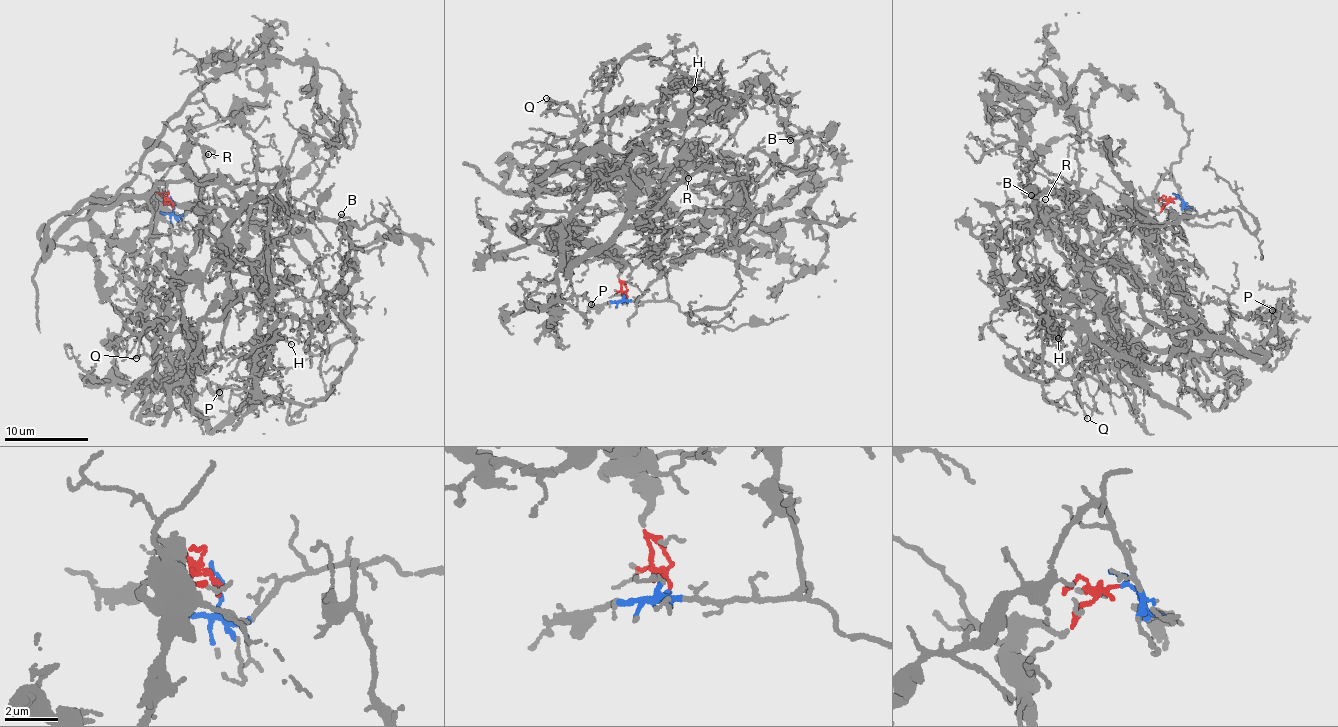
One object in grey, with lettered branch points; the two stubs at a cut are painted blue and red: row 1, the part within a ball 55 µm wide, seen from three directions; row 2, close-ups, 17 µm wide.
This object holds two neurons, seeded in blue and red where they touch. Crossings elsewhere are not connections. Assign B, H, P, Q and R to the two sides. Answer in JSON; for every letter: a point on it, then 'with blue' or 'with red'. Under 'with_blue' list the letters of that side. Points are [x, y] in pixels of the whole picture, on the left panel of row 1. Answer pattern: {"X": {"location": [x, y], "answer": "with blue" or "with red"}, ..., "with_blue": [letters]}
{"B": {"location": [341, 214], "answer": "with blue"}, "H": {"location": [291, 344], "answer": "with red"}, "P": {"location": [219, 392], "answer": "with red"}, "Q": {"location": [136, 358], "answer": "with red"}, "R": {"location": [208, 154], "answer": "with blue"}, "with_blue": ["B", "R"]}

